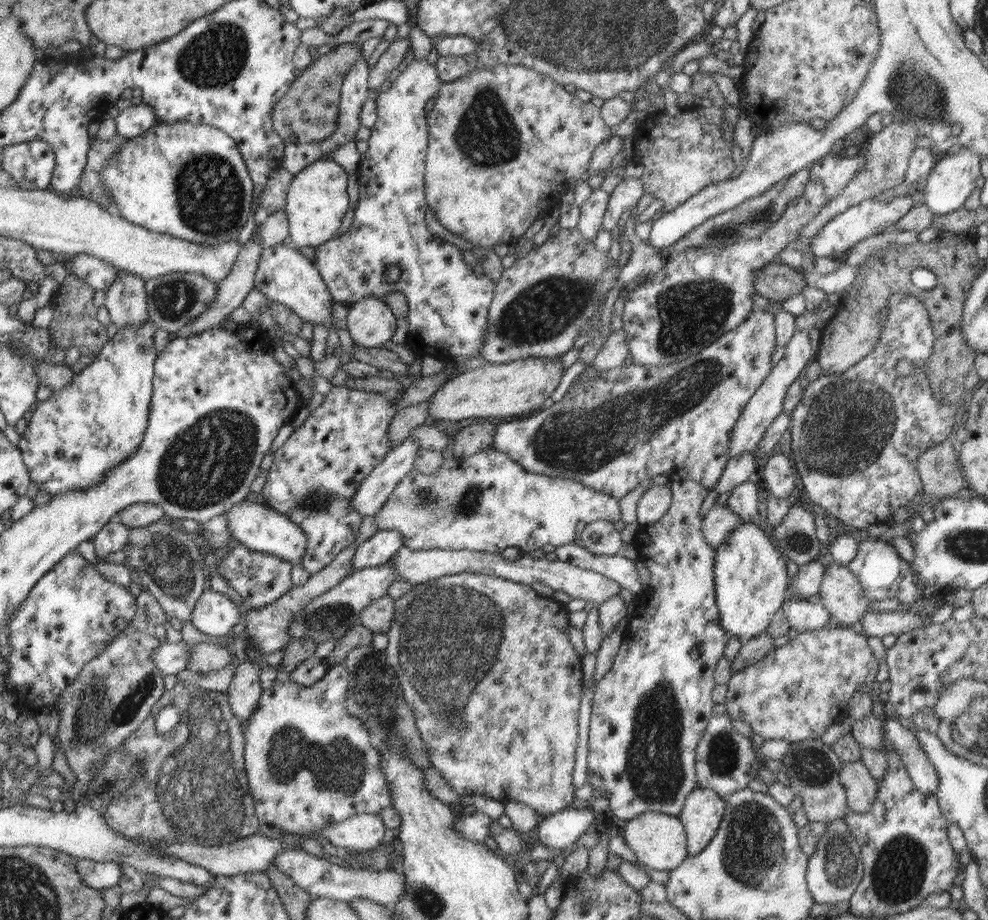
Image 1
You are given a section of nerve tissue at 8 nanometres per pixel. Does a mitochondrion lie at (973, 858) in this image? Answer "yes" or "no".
no

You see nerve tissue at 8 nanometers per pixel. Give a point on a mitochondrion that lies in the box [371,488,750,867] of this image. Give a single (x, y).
(654, 768)

